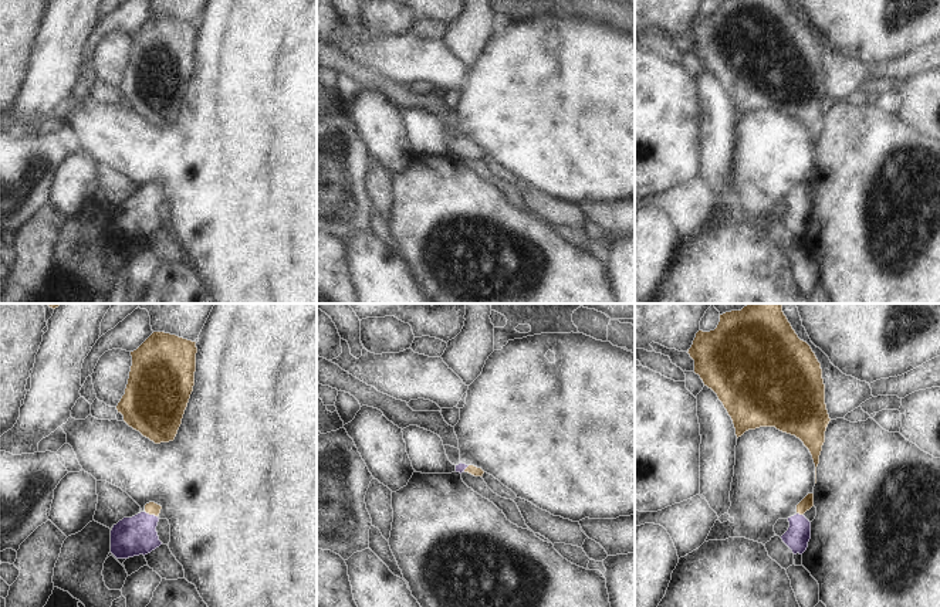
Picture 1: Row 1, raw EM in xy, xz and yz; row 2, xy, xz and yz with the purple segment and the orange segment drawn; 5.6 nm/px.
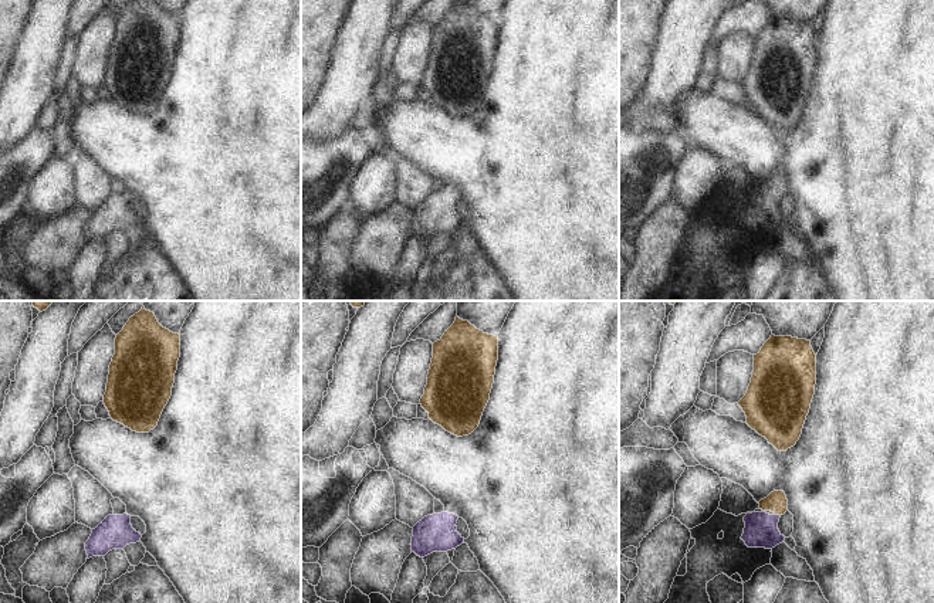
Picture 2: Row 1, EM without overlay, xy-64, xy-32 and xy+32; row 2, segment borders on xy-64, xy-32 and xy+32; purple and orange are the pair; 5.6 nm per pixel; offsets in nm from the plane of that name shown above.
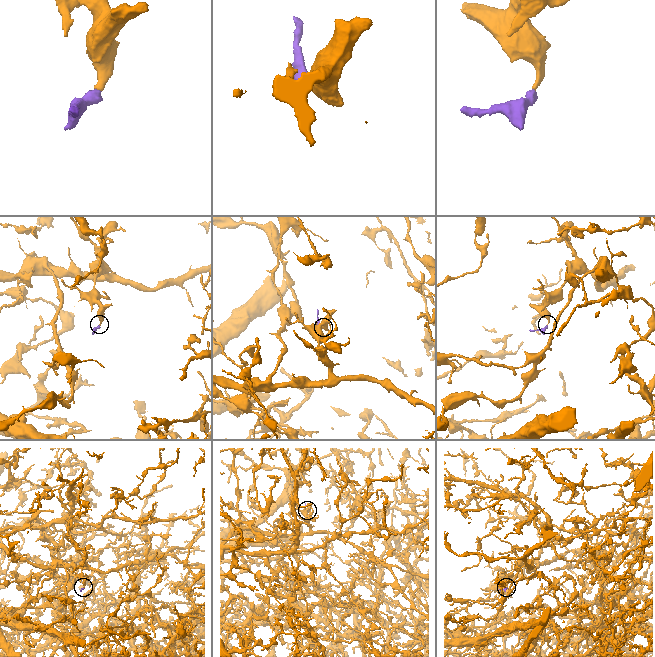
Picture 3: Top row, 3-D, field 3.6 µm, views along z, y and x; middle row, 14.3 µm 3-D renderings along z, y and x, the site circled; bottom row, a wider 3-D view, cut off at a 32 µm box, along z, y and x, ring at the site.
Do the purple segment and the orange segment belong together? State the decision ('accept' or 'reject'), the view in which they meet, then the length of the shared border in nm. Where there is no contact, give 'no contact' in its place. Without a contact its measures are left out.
accept | xy | 80 nm

